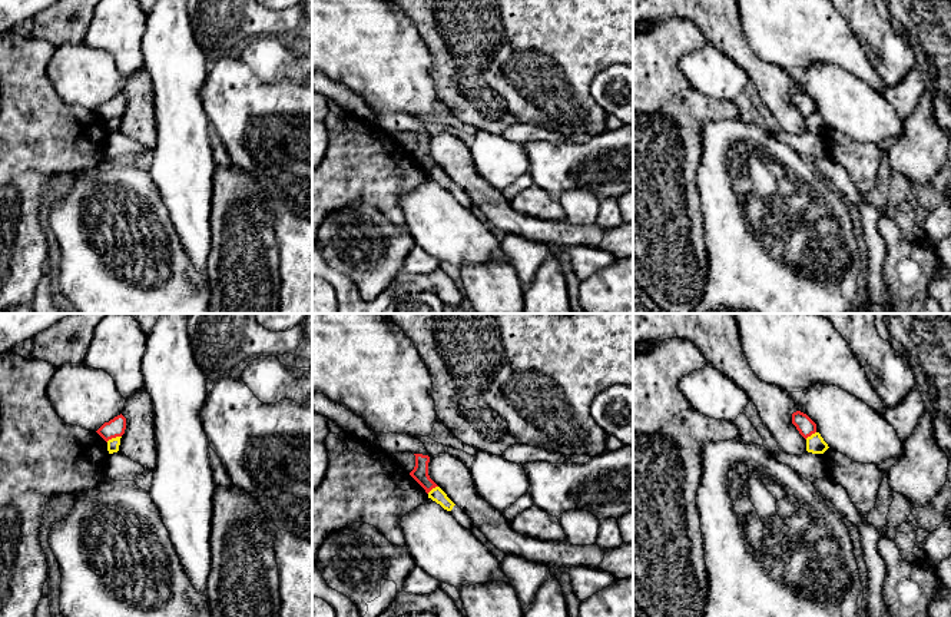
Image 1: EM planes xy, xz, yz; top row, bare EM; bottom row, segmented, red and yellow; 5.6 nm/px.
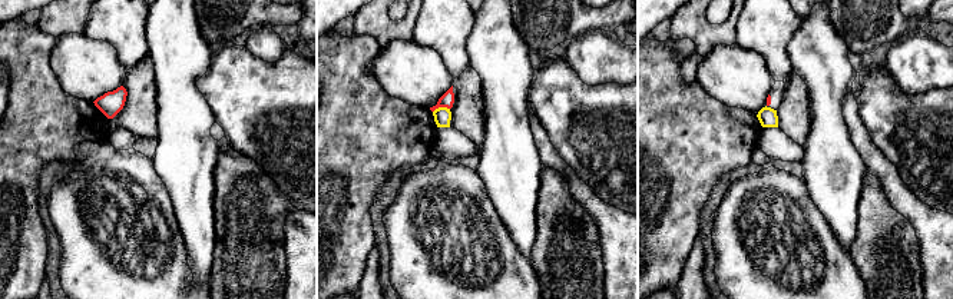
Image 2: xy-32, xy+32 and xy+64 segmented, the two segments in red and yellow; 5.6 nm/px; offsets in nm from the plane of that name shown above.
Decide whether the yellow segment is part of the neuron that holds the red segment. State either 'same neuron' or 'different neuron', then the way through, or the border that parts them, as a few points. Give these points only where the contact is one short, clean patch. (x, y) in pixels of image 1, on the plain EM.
different neuron | along xy (121, 115), (106, 120)

